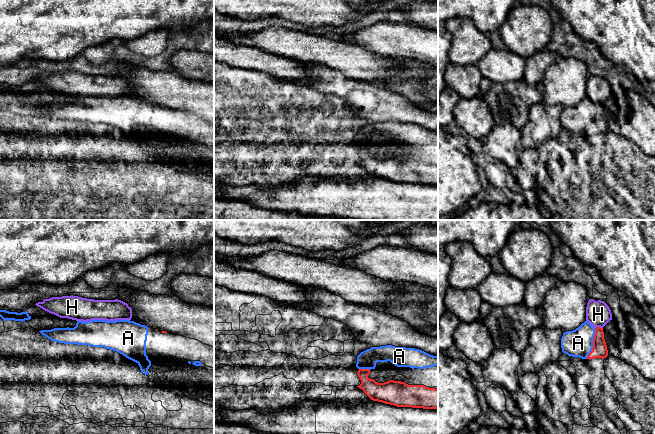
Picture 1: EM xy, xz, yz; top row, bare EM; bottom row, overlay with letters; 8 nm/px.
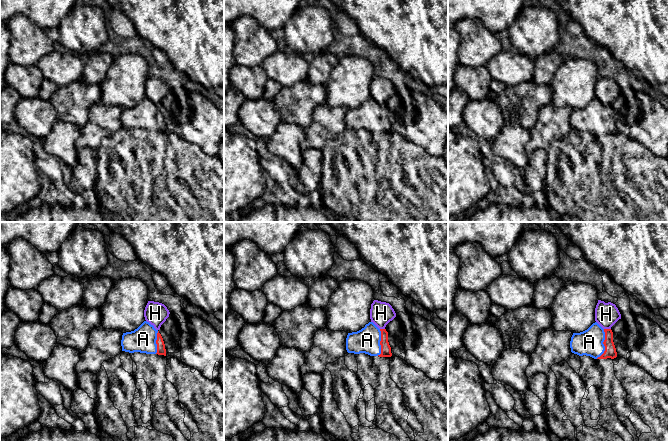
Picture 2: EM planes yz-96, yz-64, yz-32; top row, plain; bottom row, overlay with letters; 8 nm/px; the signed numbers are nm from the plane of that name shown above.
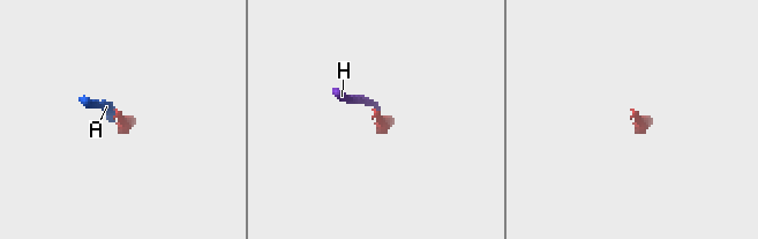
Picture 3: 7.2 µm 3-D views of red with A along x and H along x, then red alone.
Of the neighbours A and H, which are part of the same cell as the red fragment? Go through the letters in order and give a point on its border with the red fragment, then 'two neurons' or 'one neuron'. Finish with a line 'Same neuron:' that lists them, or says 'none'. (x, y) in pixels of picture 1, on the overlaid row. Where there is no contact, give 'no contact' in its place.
A: yz (593, 343) | one neuron
H: yz (598, 327) | two neurons
Same neuron: A

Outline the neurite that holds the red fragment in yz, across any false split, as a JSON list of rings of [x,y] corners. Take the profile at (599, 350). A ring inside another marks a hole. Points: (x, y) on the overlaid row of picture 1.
[[[588,321],[573,331],[564,332],[561,348],[568,356],[582,359],[604,359],[608,356],[603,328],[594,328]]]

